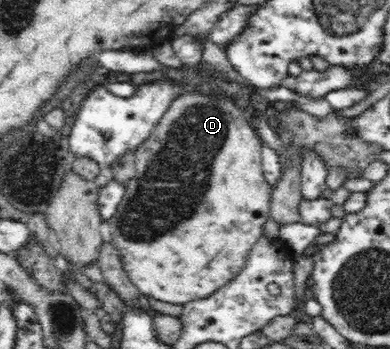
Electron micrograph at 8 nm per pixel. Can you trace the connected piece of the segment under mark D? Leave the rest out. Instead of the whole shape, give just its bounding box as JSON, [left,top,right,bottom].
[107,92,273,305]

